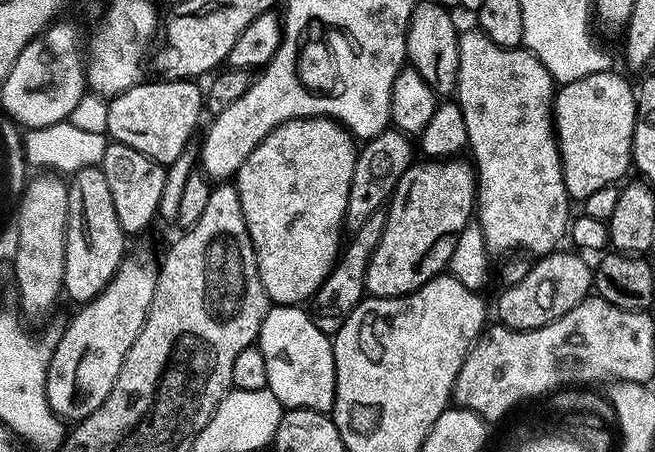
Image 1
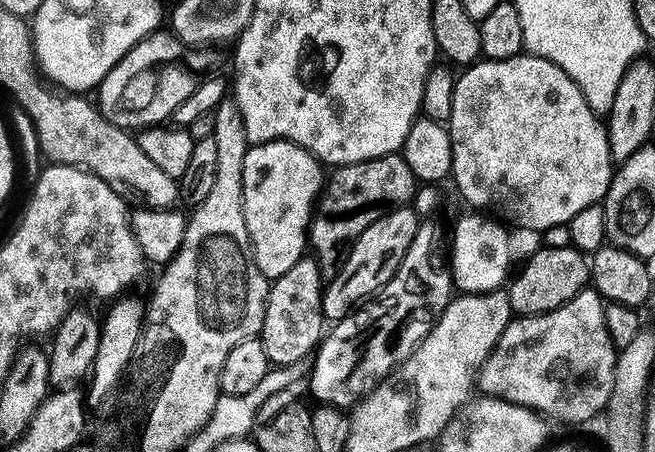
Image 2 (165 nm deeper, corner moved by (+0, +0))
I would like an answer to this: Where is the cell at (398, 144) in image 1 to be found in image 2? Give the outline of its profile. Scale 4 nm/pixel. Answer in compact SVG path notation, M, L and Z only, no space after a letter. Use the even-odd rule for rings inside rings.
M305 256L293 270L276 280L269 289L266 318L260 339L266 347L269 363L278 368L294 368L319 349L326 332L324 290L326 278L321 263Z

